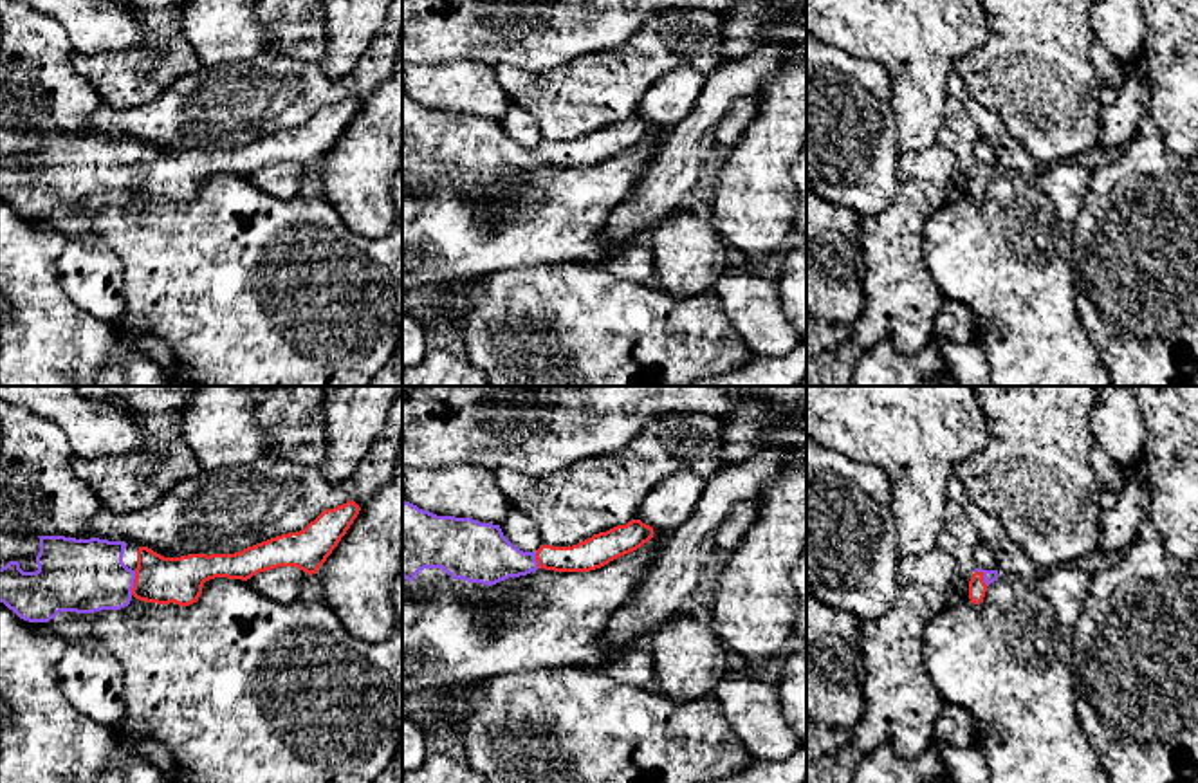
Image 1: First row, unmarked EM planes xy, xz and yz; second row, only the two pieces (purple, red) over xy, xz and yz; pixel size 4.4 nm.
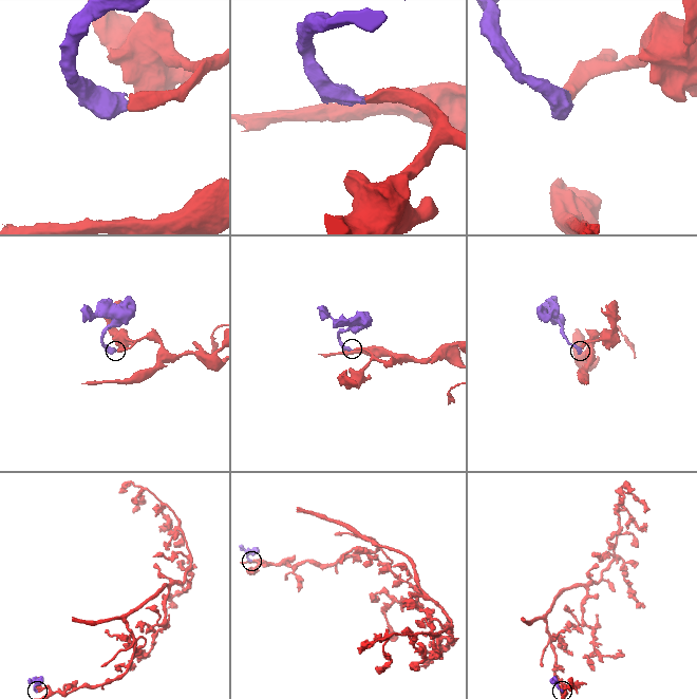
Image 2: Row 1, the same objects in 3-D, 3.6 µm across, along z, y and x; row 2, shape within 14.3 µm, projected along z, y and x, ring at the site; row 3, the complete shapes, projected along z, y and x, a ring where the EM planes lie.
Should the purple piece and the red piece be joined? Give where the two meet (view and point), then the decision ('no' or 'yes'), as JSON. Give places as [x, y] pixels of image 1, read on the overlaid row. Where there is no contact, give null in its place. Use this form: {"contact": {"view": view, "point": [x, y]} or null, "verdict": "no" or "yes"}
{"contact": {"view": "xy", "point": [132, 583]}, "verdict": "yes"}

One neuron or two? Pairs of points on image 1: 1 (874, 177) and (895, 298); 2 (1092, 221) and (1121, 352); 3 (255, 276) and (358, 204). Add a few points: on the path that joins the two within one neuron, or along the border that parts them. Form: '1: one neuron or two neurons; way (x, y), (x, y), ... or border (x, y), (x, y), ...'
1: two neurons; border (899, 174), (895, 197), (881, 211), (861, 221)
2: one neuron; way (1112, 253), (1112, 320)
3: two neurons; border (322, 195), (354, 231), (376, 239)

